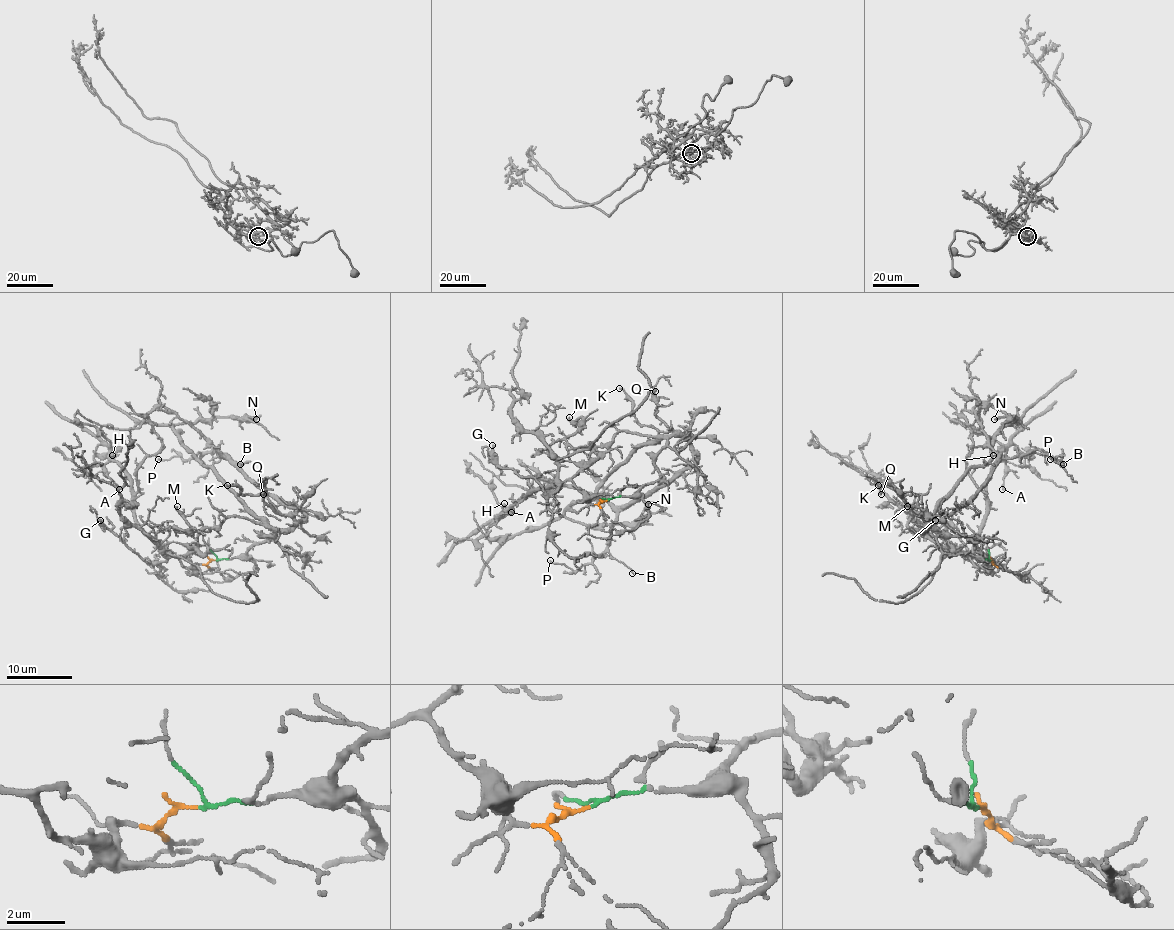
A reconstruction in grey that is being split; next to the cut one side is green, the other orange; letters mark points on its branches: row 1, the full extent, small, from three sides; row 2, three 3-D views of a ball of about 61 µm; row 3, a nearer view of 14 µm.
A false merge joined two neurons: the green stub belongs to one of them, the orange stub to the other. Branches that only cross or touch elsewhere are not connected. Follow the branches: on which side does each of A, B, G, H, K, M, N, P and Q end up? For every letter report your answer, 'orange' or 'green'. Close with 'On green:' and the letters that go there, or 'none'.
A: orange
B: green
G: orange
H: orange
K: green
M: orange
N: green
P: green
Q: green
On green: B, K, N, P, Q

